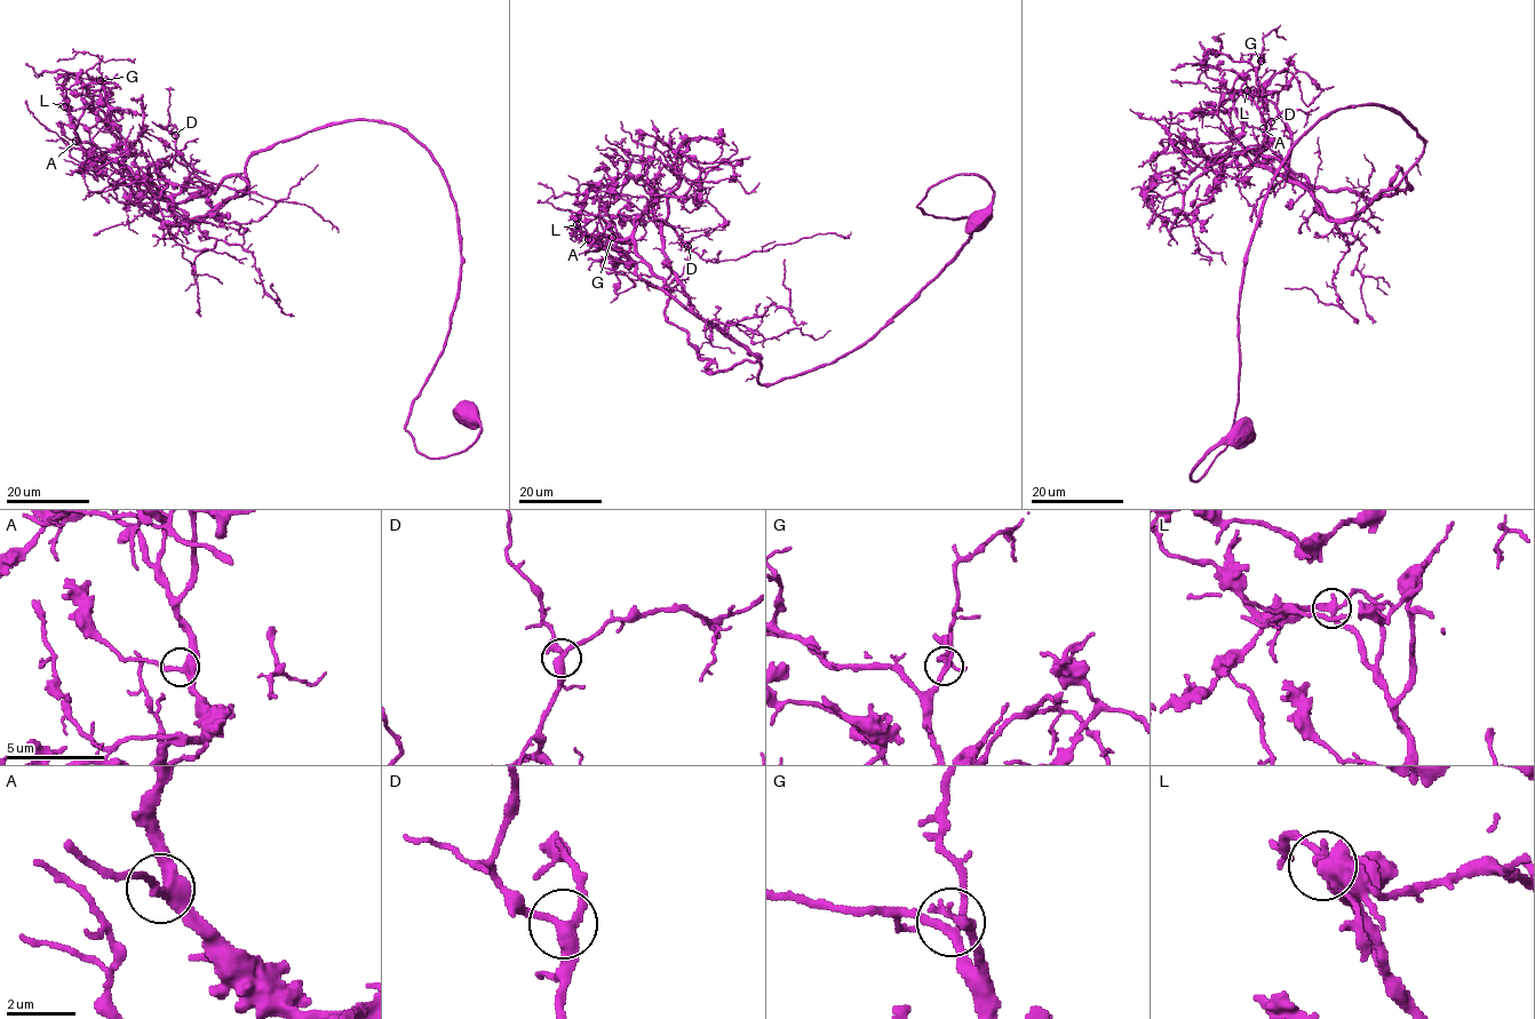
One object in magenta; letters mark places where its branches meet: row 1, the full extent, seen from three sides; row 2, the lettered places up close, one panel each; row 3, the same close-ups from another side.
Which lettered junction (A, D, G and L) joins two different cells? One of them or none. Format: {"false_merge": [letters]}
{"false_merge": []}

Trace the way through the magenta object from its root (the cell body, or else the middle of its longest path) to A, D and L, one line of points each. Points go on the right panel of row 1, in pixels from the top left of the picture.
A: (1242, 428), (1191, 478), (1233, 423), (1242, 268), (1288, 150), (1363, 105), (1424, 149), (1338, 221), (1263, 128)
D: (1242, 428), (1191, 478), (1233, 423), (1288, 150), (1363, 105), (1424, 149), (1329, 219), (1245, 153), (1271, 121)
L: (1242, 428), (1191, 478), (1233, 423), (1242, 268), (1288, 150), (1363, 105), (1424, 149), (1338, 221), (1246, 90)

